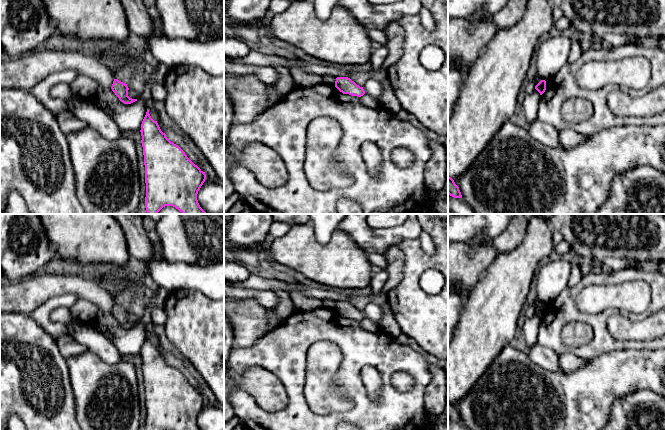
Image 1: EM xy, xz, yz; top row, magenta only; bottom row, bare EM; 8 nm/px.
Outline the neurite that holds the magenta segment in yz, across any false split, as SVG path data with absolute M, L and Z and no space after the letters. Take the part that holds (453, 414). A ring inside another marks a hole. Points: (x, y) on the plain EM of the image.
M448 400L448 418L454 422L462 422L459 411L455 408L454 404Z

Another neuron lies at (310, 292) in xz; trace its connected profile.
M310 287L304 289L302 292L308 297L313 297L322 301L327 298L330 298L335 301L350 301L350 299L353 298L350 295L344 295L336 292L331 292L329 290L319 290Z

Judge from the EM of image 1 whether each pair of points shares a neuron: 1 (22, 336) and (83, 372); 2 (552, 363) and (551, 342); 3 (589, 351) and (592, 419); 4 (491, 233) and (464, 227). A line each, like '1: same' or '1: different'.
1: different
2: different
3: different
4: same

